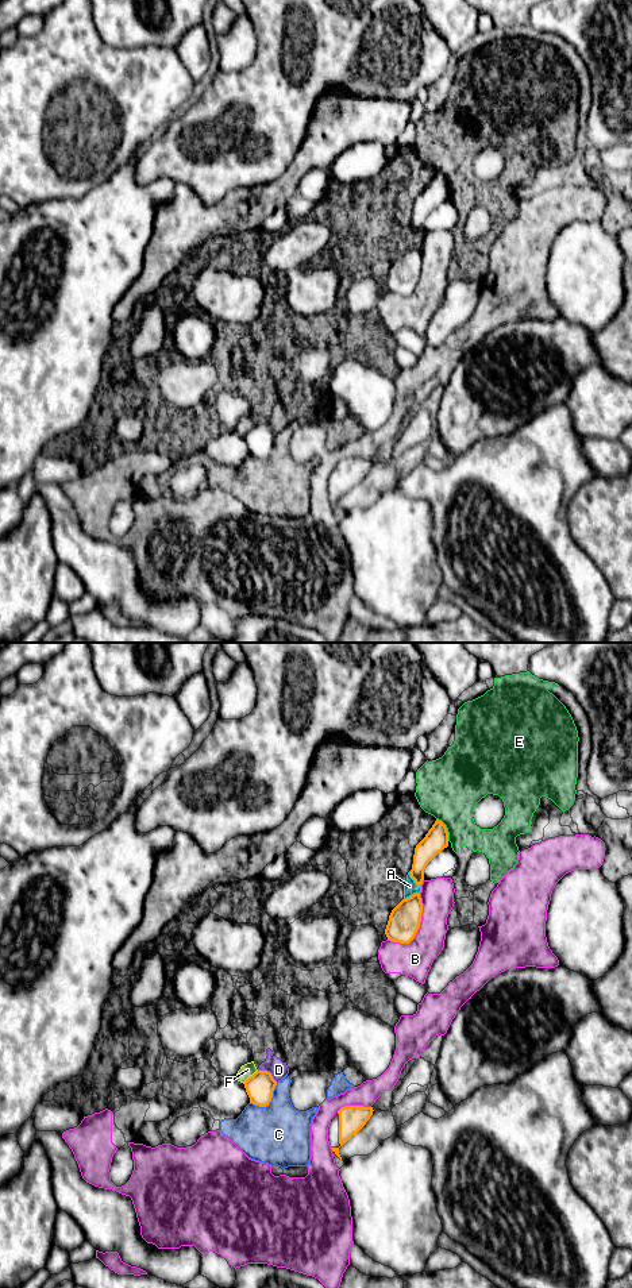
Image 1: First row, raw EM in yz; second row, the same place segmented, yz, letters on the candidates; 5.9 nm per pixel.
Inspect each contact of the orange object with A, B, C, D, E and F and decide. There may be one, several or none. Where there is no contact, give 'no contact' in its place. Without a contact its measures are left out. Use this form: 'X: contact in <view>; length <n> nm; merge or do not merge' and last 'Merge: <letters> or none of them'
A: contact in yz; length 110 nm; do not merge
B: contact in yz; length 340 nm; do not merge
C: contact in yz; length 200 nm; do not merge
D: contact in yz; length 140 nm; do not merge
E: contact in yz; length 150 nm; do not merge
F: contact in yz; length 120 nm; do not merge
Merge: none of them

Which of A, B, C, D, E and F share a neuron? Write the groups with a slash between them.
A D F / B / C E

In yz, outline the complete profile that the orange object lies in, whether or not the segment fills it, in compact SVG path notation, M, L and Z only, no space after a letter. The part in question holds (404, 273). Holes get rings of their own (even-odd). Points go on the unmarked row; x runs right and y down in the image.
M420 246L402 251L390 265L385 281L388 292L400 296L409 296L421 274L423 255Z

